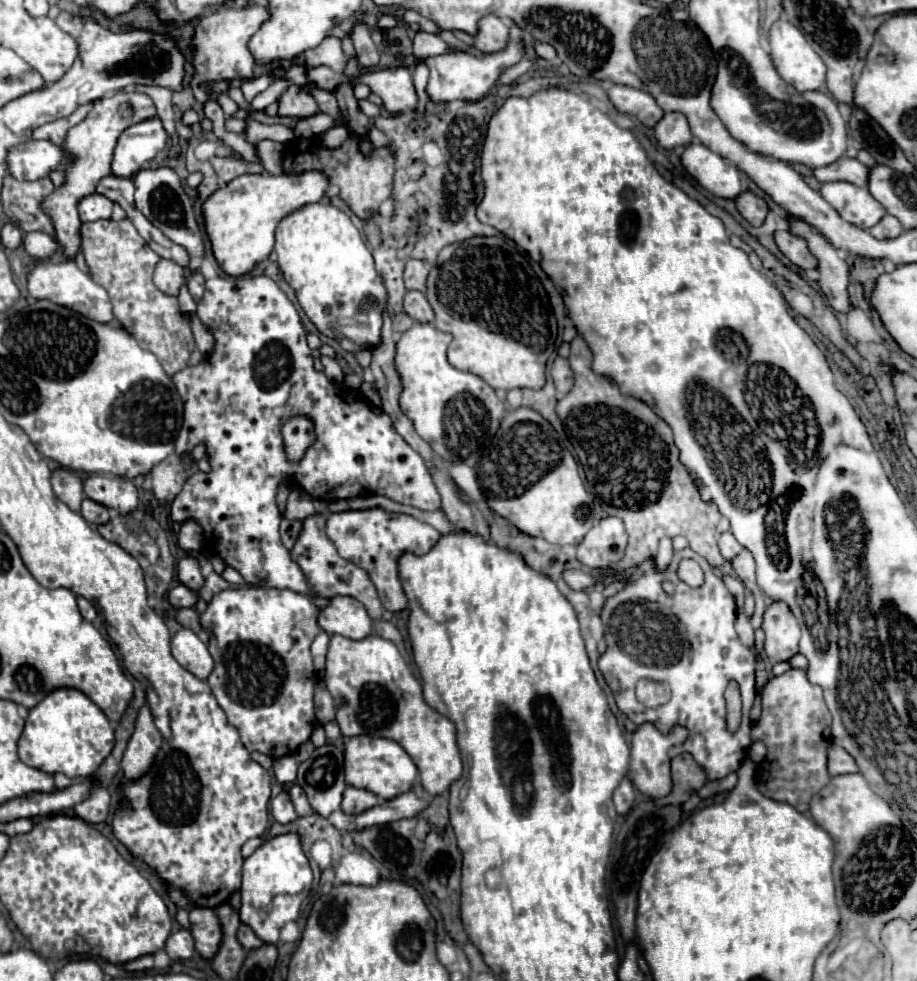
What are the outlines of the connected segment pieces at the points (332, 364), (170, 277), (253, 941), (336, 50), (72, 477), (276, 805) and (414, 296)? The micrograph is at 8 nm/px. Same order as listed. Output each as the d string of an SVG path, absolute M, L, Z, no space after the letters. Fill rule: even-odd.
M321 356L321 362L323 362L323 366L325 366L325 374L327 374L335 384L343 384L345 374L343 374L339 362L333 360L333 358L327 358L327 356Z
M163 258L163 260L157 264L157 268L155 268L153 282L155 282L155 286L157 286L163 294L177 296L177 294L179 294L179 288L185 284L183 268L177 266L175 262Z
M241 922L241 926L239 926L239 930L237 930L237 940L241 942L241 946L243 946L245 950L259 948L259 944L261 944L261 940L255 936L255 932L253 932L247 924L243 924L243 922Z
M325 36L323 42L317 48L311 48L301 54L303 66L313 68L313 66L329 66L335 72L343 72L347 66L347 56L341 50L341 40L337 36Z
M57 468L51 476L51 484L53 484L55 496L61 502L65 502L71 510L79 512L81 500L83 500L83 480L81 480L81 476L77 476L75 472L71 472L67 468Z
M285 790L271 800L271 814L281 824L289 824L289 822L293 822L297 818L293 802L291 802L291 798L289 798L289 794Z
M407 292L405 294L405 302L403 302L403 310L405 314L409 314L413 320L417 322L433 322L435 320L435 314L433 314L433 308L429 306L425 294L421 292Z

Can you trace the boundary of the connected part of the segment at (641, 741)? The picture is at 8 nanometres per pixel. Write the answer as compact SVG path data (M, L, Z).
M641 724L633 734L629 776L633 786L649 798L671 792L669 740L653 724Z

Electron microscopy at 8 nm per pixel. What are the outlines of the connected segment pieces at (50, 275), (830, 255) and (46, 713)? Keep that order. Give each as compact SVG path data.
M45 260L45 262L39 262L29 272L29 294L33 298L47 298L53 304L65 306L73 312L79 312L79 314L83 314L91 320L103 322L103 324L109 324L115 318L113 316L113 306L109 302L107 292L99 284L95 284L89 274L81 272L73 260L65 260L65 262Z
M787 216L787 222L789 222L789 230L795 236L803 238L811 254L815 256L817 270L819 270L819 288L827 296L829 304L839 312L847 312L851 306L849 292L847 292L849 266L845 264L845 260L841 260L841 252L837 252L837 248L833 248L823 234L815 232L801 218Z
M59 688L29 710L19 738L19 758L47 774L65 774L67 778L87 778L97 772L101 762L113 750L113 728L105 714L79 690Z

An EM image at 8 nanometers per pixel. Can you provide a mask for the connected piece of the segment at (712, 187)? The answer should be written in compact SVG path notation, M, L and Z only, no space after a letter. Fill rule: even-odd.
M701 142L687 144L681 154L681 164L707 192L715 196L735 200L739 192L743 192L739 170Z

